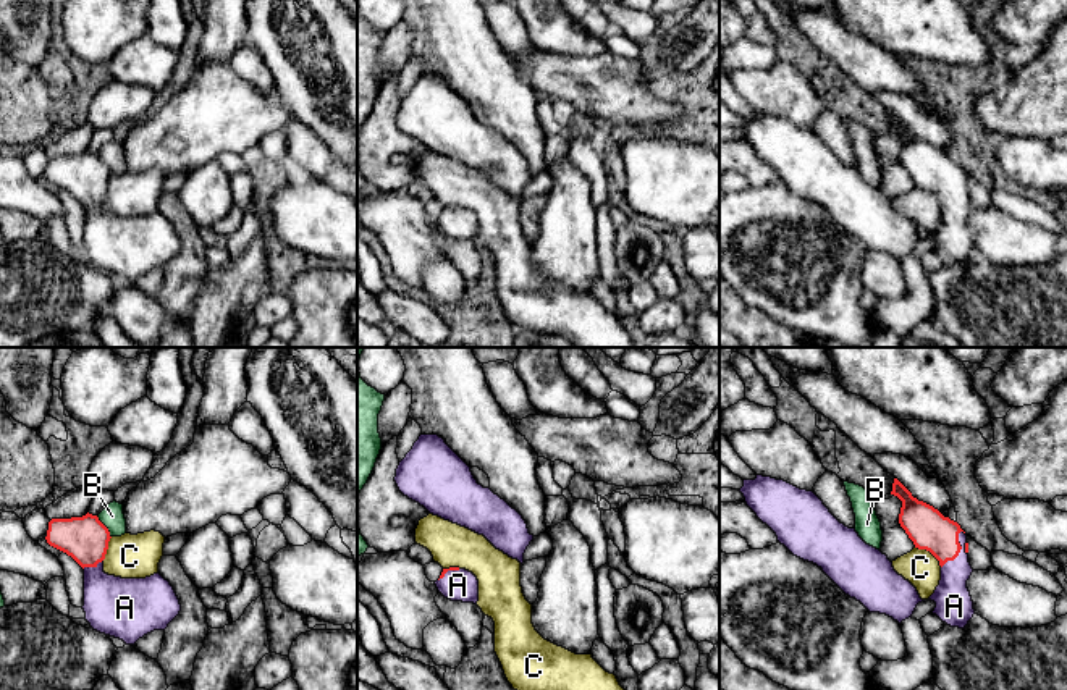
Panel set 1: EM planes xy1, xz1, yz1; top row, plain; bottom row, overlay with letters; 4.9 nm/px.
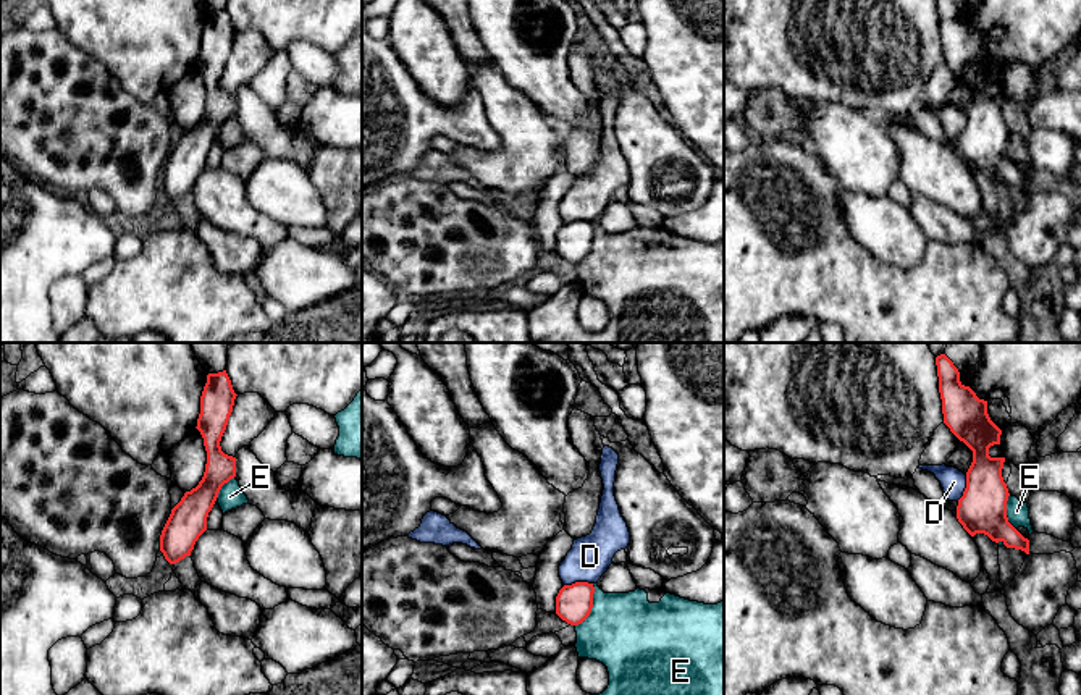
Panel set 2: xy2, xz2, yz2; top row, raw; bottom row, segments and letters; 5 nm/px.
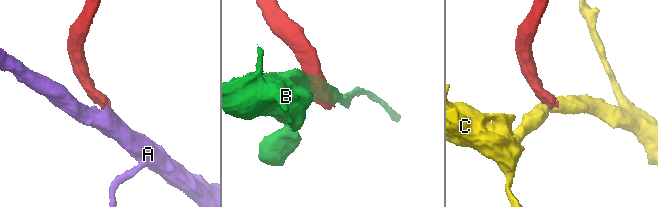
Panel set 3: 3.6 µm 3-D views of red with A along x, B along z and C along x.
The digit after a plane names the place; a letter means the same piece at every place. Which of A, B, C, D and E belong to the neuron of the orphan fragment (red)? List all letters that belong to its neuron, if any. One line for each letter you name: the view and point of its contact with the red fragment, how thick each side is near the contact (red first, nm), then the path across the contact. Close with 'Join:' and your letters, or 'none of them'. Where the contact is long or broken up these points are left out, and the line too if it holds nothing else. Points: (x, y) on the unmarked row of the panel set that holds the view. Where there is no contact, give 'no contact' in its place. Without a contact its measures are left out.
A: meets red in yz1 at (959, 189); 200 nm thick on the red side, 180 nm on the other; runs through yz1 (927, 165), (959, 189), (954, 196), (953, 236)
Join: A

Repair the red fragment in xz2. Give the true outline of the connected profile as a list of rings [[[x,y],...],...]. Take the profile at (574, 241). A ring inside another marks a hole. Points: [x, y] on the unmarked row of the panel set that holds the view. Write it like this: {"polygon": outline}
{"polygon": [[[588,220],[564,223],[556,234],[556,252],[570,263],[582,262],[591,251],[593,231]]]}

